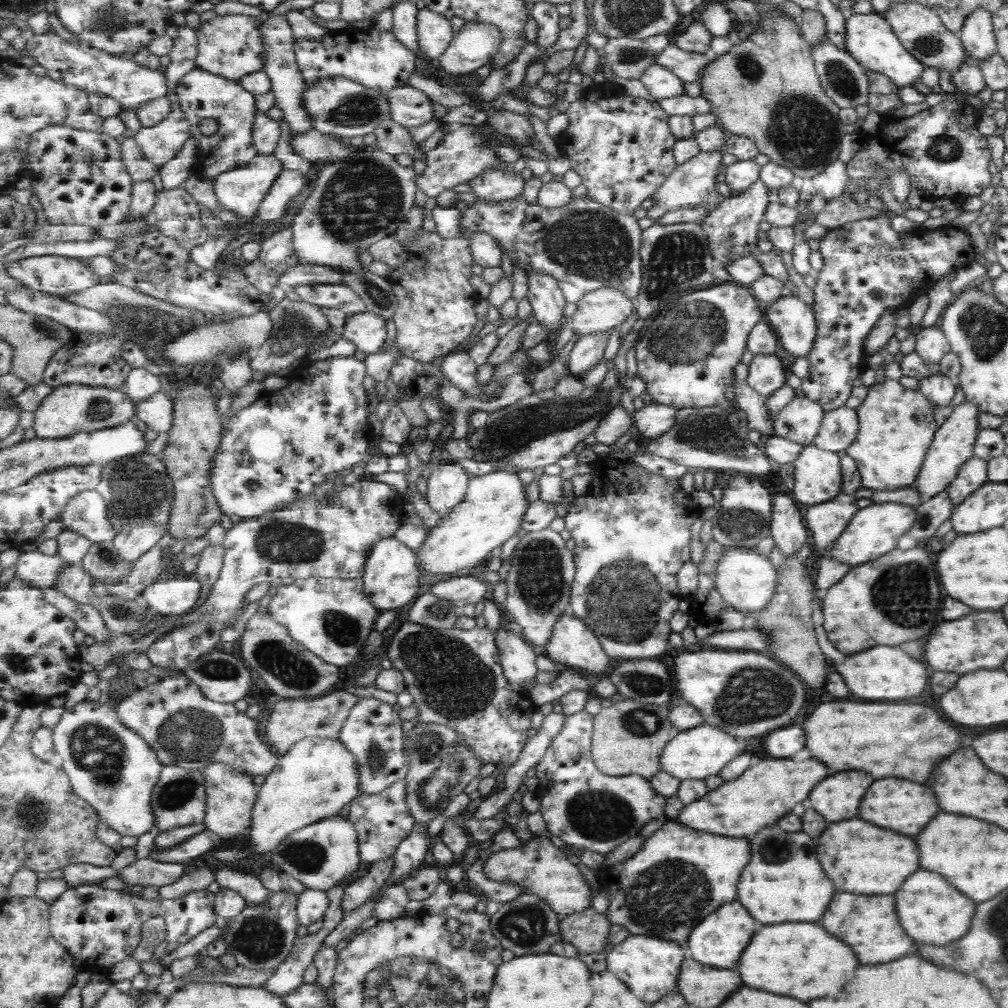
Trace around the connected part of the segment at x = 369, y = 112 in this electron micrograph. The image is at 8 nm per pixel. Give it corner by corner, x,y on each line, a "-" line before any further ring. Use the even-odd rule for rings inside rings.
349,78
321,79
320,82
308,84
304,92
304,105
309,116
312,116
315,129
346,140
367,136
375,132
381,123
392,118
391,104
381,90
369,88

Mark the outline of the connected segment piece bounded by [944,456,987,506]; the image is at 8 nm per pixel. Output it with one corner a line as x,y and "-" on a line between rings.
973,456
961,464
957,469
955,478
946,486
944,491
955,506
985,482
987,482
986,461

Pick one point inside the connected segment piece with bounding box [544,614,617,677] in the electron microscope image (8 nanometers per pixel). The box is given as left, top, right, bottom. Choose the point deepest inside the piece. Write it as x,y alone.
573,644

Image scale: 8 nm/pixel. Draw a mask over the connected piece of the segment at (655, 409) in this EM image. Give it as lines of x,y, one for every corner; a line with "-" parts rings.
651,403
649,406
637,410
633,415
634,432
646,439
656,439
669,432
676,423
677,408
665,404

